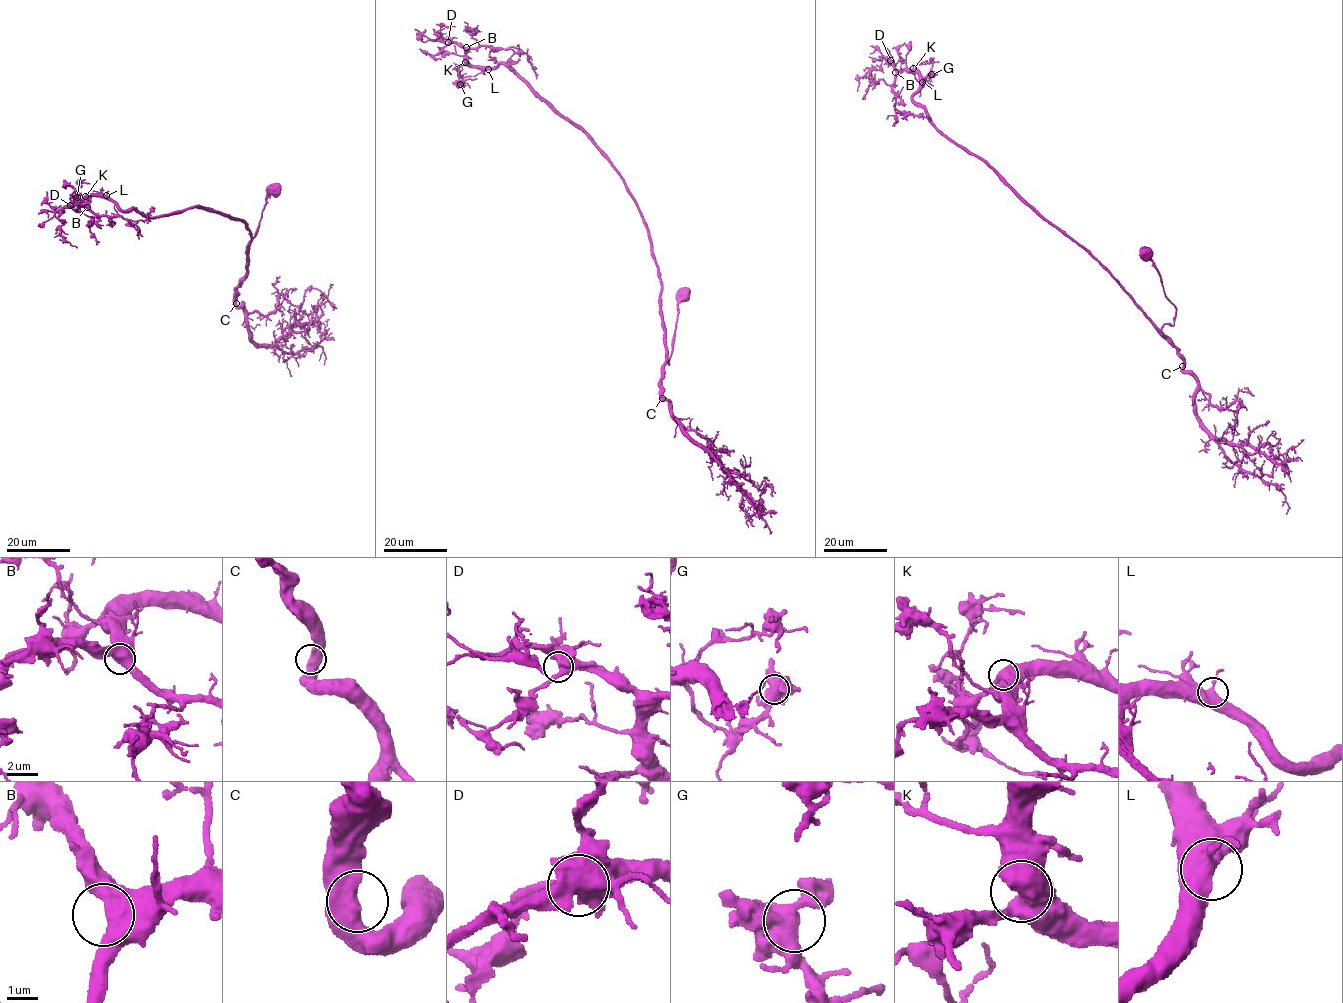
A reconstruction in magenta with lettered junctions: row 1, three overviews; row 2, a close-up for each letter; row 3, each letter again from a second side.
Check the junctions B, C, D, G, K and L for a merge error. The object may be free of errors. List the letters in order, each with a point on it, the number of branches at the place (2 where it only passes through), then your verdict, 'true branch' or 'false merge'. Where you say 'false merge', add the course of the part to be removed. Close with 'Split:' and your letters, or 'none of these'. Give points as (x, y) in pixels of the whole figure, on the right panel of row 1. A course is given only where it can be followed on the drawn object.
B: at (895, 72); 2 branches meet; true branch
C: at (1182, 366); 2 branches meet; true branch
D: at (890, 60); 2 branches meet; true branch
G: at (931, 74); 2 branches meet; true branch
K: at (913, 68); 2 branches meet; true branch
L: at (922, 82); 2 branches meet; true branch
Split: none of these

